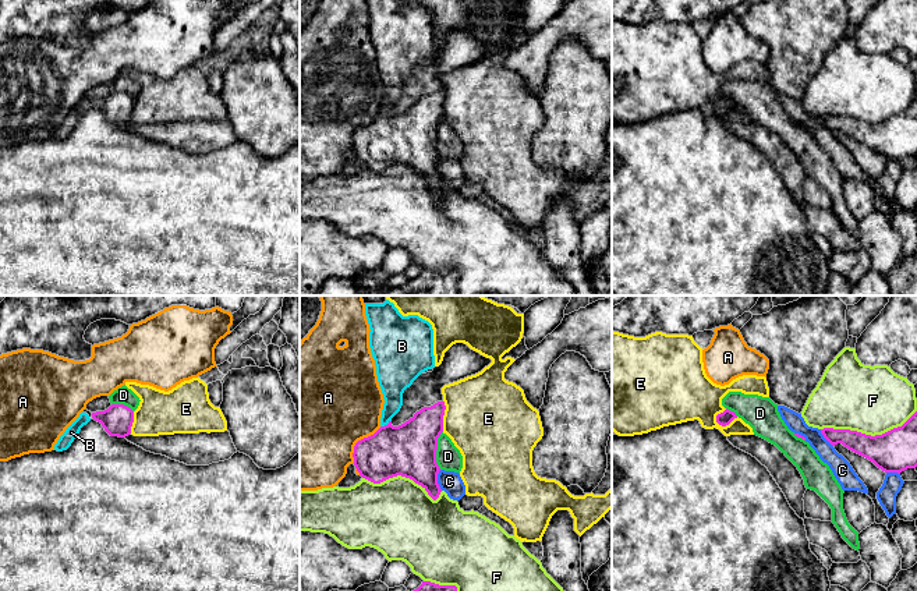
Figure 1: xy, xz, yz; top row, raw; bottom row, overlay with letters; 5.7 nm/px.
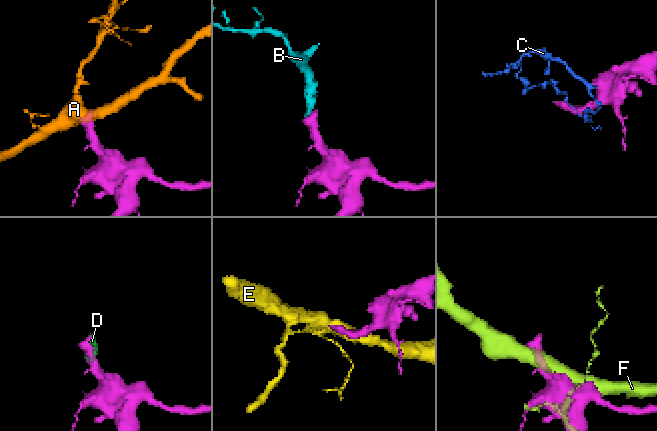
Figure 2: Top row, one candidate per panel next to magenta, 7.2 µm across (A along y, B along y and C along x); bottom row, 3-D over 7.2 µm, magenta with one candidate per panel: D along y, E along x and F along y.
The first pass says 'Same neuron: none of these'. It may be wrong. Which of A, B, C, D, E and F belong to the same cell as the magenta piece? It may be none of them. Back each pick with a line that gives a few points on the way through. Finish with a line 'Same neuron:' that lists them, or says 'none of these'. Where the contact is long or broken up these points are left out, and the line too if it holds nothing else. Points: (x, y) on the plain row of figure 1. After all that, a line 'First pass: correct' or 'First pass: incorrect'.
B: Path across: xz (410, 137), (385, 113), (393, 91), (393, 71)
Same neuron: B
First pass: incorrect

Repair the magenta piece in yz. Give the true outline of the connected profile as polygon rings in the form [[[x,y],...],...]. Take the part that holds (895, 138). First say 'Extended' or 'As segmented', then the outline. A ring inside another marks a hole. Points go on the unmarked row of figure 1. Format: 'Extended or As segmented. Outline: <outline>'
As segmented. Outline: [[[917,99],[902,114],[882,123],[833,116],[824,116],[821,121],[832,134],[842,131],[885,160],[900,162],[917,155]]]

